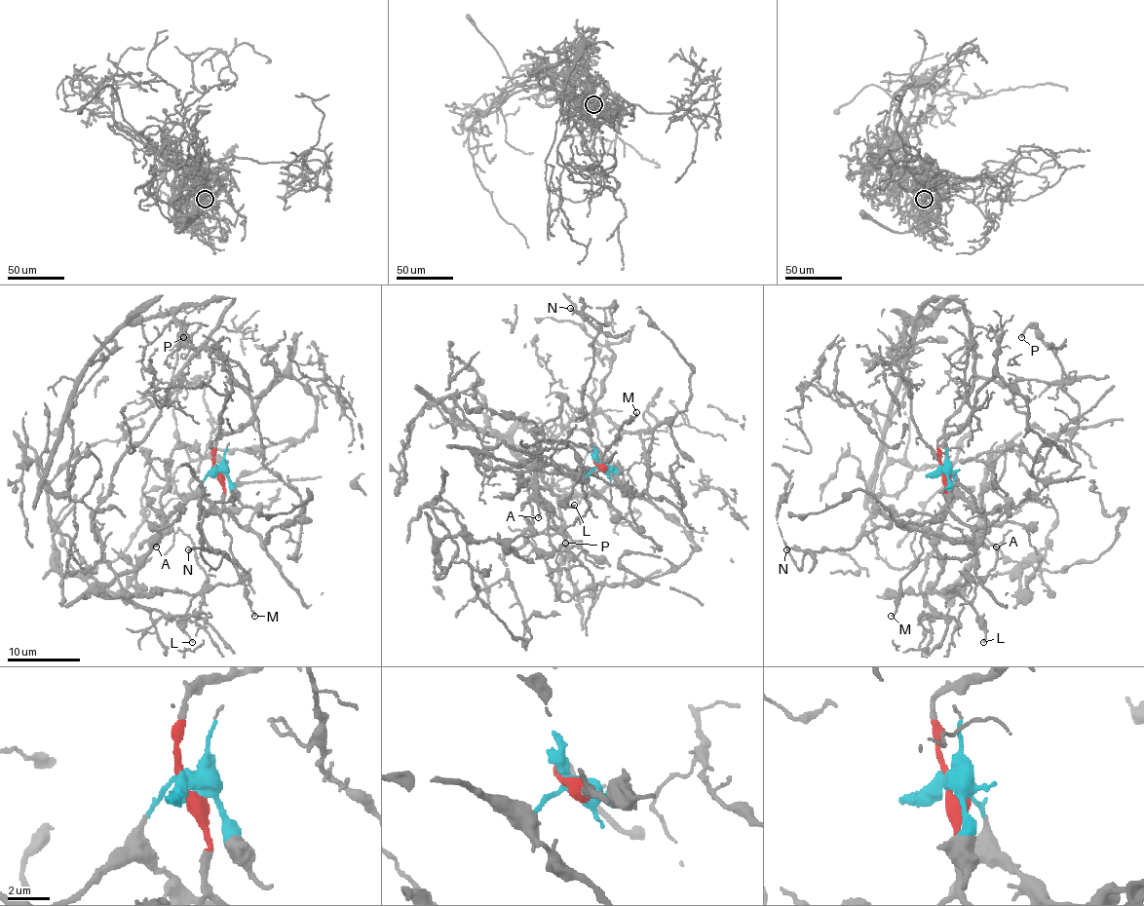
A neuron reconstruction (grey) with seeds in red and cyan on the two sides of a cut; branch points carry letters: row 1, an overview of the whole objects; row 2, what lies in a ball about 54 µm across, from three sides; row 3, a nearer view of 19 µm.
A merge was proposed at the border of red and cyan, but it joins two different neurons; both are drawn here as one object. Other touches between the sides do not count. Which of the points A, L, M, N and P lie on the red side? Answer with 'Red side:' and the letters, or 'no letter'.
Red side: M, N, P

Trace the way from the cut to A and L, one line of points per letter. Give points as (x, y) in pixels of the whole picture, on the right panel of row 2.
A: (945, 471), (947, 469), (954, 479), (954, 494), (943, 507), (941, 530), (953, 540), (983, 542), (996, 547)
L: (945, 471), (954, 494), (943, 507), (933, 584), (969, 603), (983, 641)

